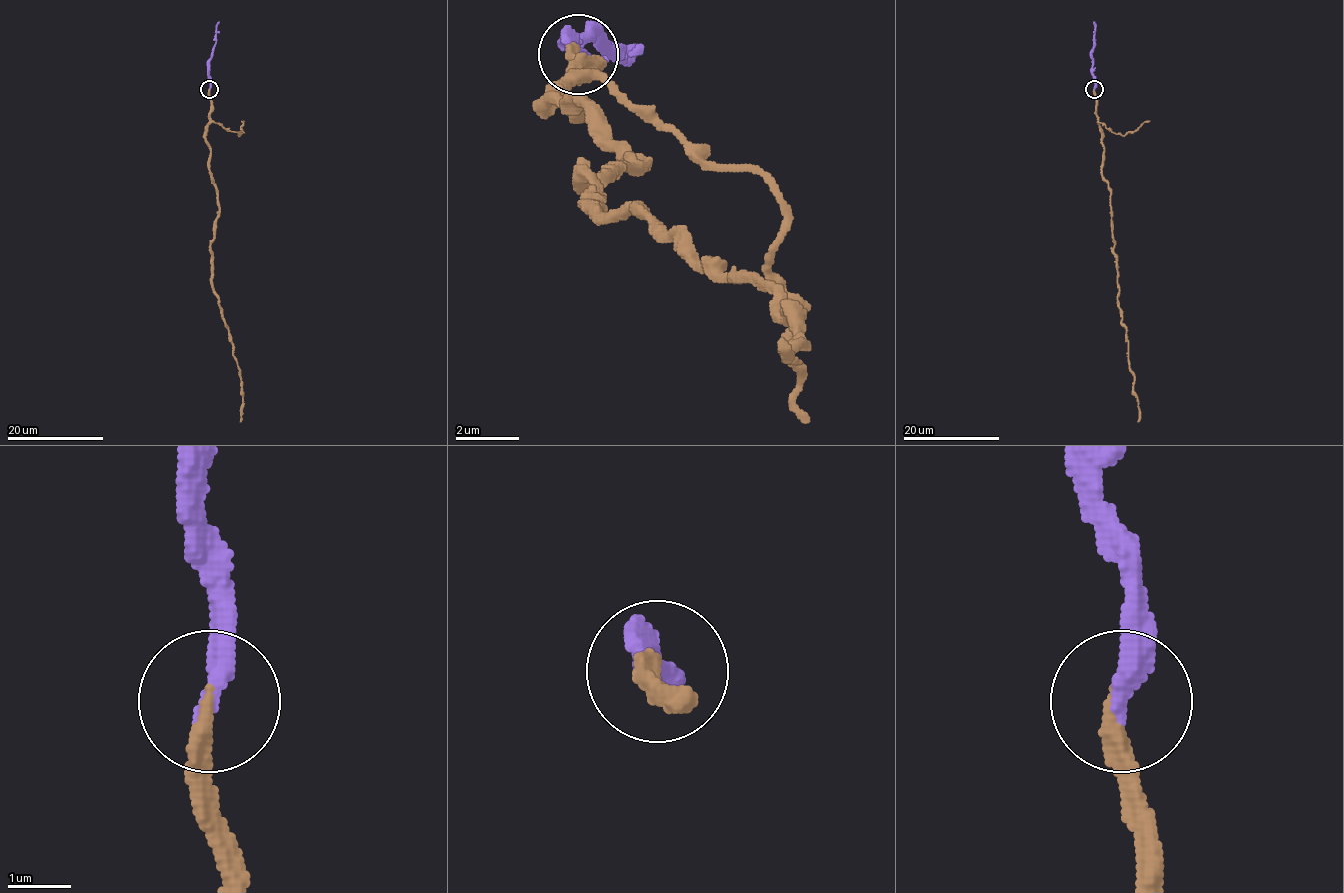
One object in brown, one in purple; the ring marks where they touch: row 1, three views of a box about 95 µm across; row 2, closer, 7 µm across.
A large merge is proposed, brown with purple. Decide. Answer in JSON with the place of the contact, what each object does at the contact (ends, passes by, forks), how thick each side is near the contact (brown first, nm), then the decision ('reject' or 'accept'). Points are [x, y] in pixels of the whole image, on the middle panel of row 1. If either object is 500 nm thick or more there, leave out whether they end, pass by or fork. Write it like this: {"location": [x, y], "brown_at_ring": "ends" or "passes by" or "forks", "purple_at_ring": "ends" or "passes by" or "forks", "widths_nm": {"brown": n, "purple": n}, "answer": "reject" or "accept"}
{"location": [578, 54], "brown_at_ring": "ends", "purple_at_ring": "ends", "widths_nm": {"brown": 280, "purple": 360}, "answer": "accept"}

